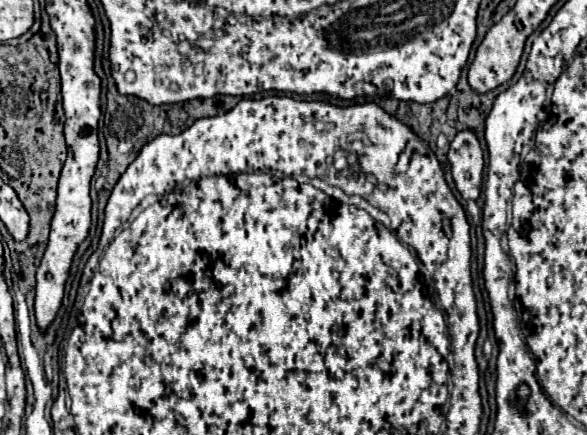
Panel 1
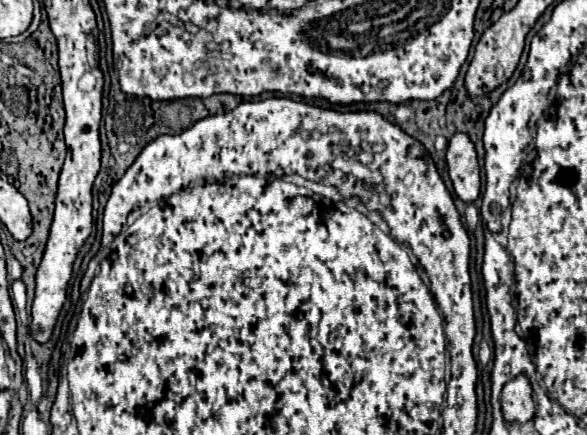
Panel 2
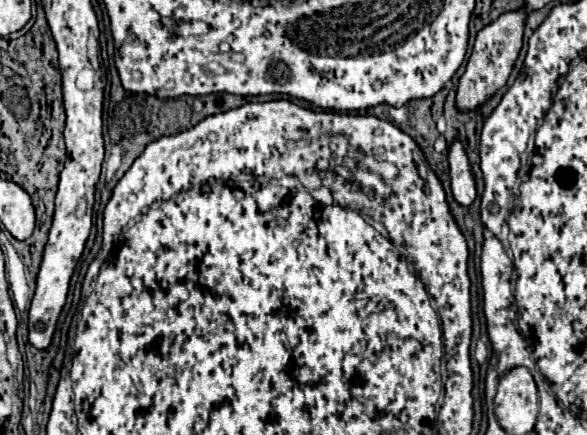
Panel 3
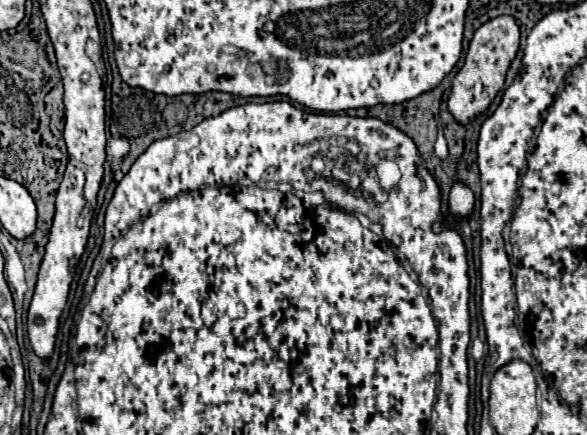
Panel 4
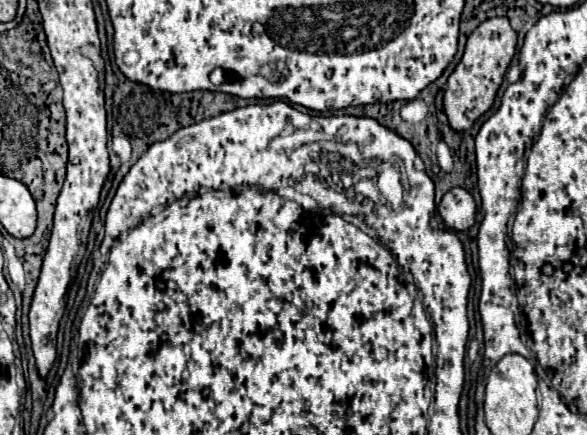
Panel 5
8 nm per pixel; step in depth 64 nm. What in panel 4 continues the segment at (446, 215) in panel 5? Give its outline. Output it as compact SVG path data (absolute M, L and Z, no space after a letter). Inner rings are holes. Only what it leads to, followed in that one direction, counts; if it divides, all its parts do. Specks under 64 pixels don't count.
M456 182L450 190L450 210L458 216L458 218L468 218L472 206L474 206L474 192L464 184L464 182Z

